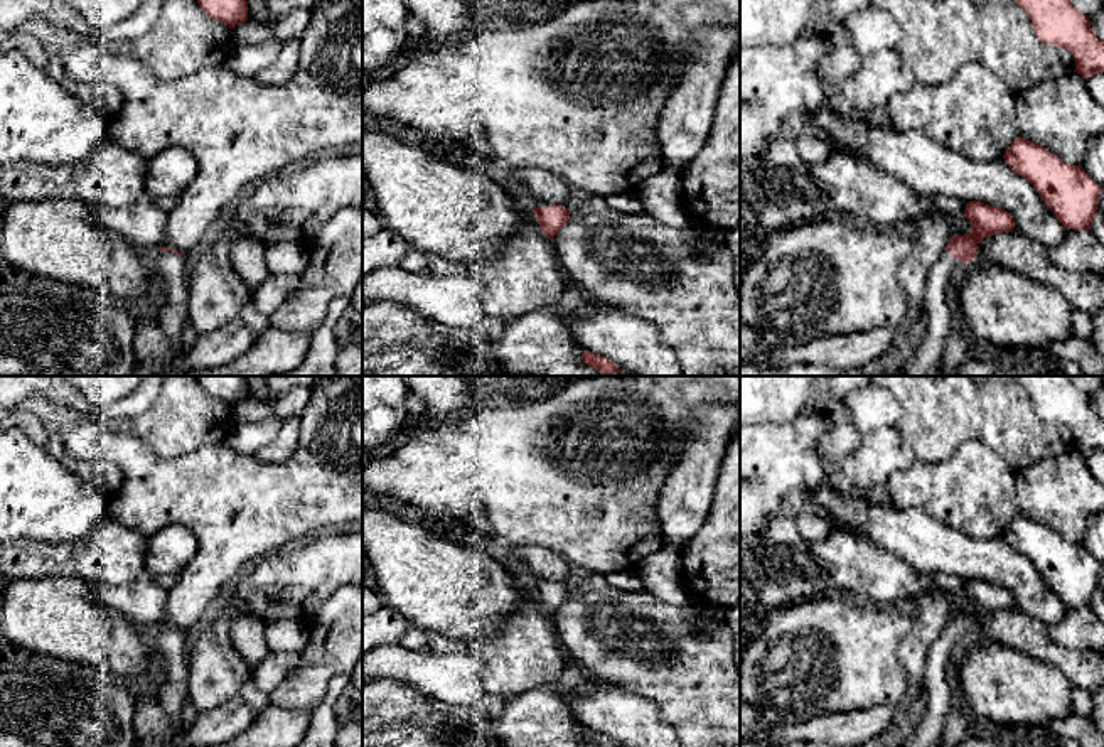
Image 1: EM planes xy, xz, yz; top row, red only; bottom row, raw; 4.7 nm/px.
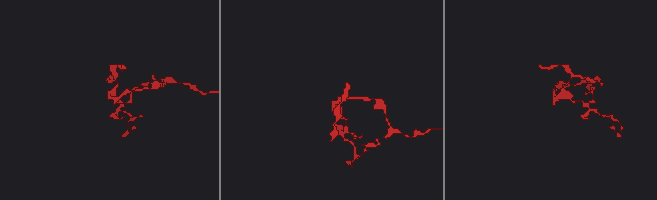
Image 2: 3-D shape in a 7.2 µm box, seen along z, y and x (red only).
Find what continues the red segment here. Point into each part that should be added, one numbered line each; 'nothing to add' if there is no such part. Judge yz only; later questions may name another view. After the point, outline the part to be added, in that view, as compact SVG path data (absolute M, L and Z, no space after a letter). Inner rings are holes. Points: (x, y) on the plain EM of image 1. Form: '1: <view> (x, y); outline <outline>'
1: yz (936, 704); outline M944 629L927 653L924 674L924 696L915 715L915 730L903 740L902 747L939 747L944 734L944 722L952 708L952 696L947 685L947 666L957 644L964 642Z

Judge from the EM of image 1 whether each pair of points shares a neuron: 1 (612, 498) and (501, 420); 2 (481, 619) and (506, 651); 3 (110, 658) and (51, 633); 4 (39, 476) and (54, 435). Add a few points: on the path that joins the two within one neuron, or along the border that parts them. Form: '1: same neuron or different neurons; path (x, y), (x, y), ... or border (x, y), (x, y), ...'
1: same neuron; path (585, 481), (577, 472), (553, 472), (528, 447)
2: different neurons; border (519, 604), (493, 636), (467, 643)
3: same neuron; path (95, 643), (85, 633), (66, 633)
4: different neurons; border (44, 446), (78, 476)

